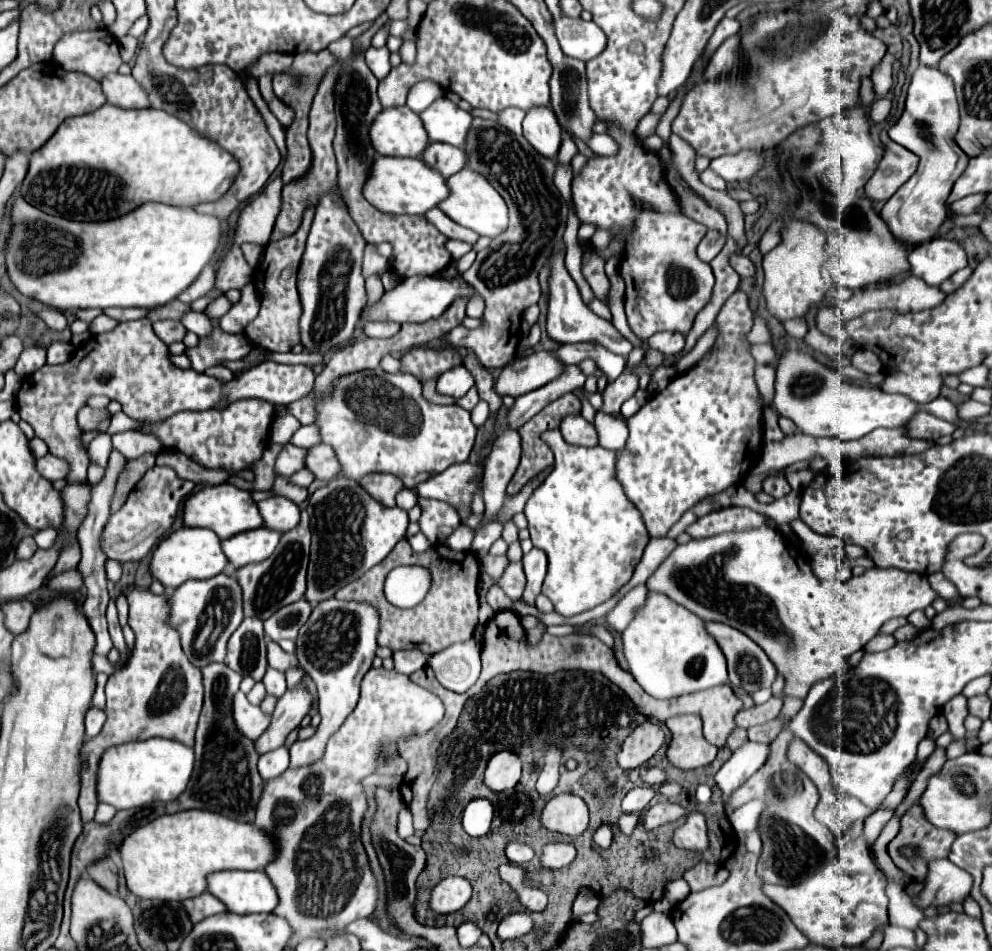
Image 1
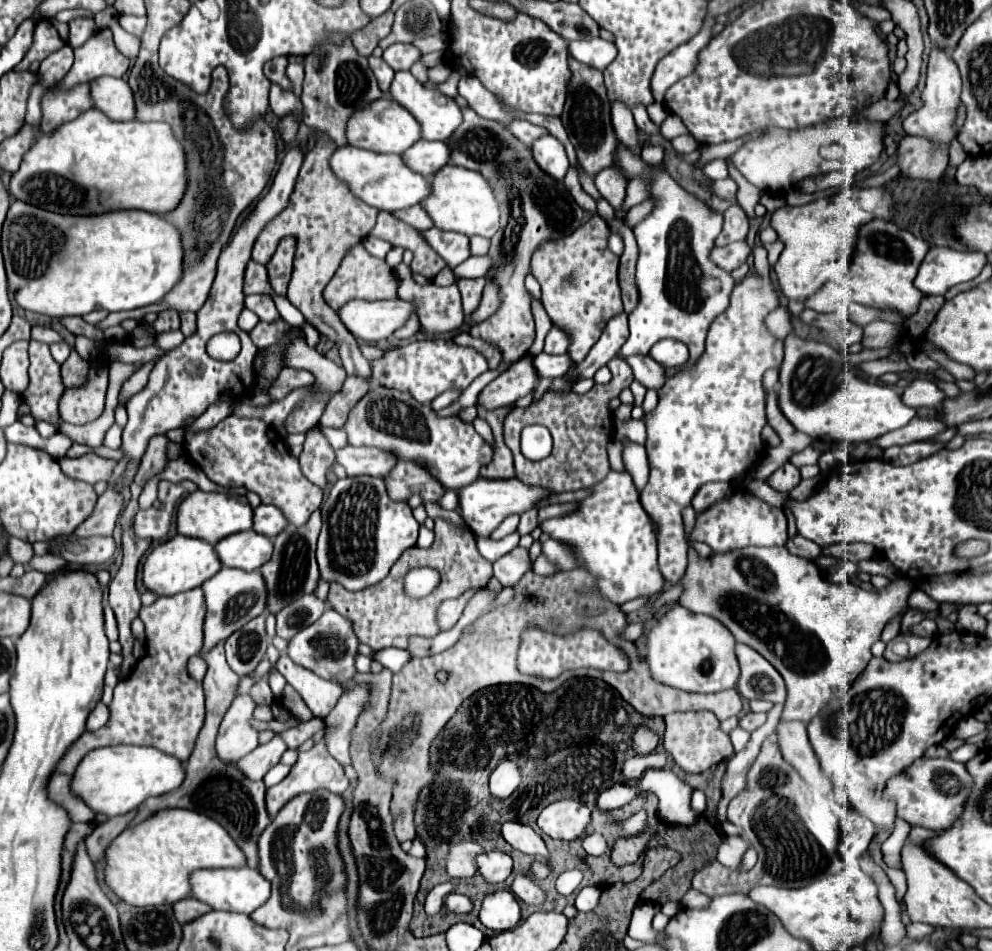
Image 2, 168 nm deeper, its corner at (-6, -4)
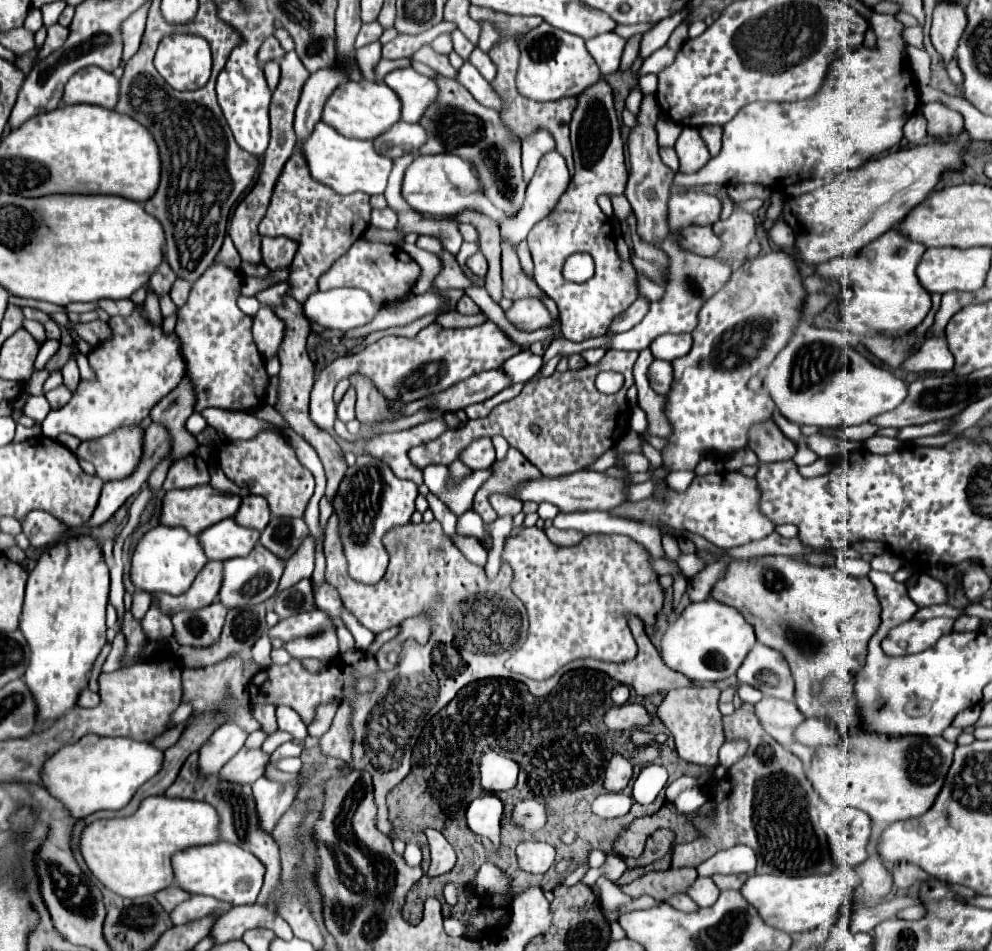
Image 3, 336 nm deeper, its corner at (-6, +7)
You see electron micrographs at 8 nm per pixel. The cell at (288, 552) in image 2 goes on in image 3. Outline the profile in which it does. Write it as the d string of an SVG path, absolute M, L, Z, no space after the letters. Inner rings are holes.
M274 516L266 526L266 530L262 530L260 544L280 560L290 560L306 536L308 526L304 518Z

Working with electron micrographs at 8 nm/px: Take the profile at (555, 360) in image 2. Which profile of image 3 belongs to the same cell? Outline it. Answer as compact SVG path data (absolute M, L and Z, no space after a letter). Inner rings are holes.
M522 350L516 356L512 356L510 360L506 360L506 364L502 364L502 370L510 376L510 380L516 382L528 382L544 364L544 356L536 356L530 350Z

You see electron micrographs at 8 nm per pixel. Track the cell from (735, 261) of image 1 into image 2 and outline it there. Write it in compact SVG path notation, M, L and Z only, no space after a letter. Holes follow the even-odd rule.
M736 241L726 247L712 247L710 251L712 263L722 267L724 271L734 271L742 263L746 263L748 255L750 255L750 247L746 245L746 241Z

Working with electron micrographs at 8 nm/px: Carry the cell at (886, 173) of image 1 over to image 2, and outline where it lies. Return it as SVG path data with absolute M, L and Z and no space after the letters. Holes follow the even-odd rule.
M906 135L898 147L896 165L908 177L938 181L948 167L948 145Z

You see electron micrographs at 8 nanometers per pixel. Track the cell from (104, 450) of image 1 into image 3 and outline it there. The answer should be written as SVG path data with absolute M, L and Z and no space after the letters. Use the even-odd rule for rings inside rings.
M136 306L132 316L114 316L110 318L110 328L112 328L112 338L100 346L96 346L90 354L90 366L96 372L96 382L80 382L76 392L78 396L74 396L64 408L60 410L52 410L46 420L42 422L42 434L46 438L56 438L58 434L66 432L80 438L81 441L94 440L100 436L106 436L110 432L114 432L116 428L124 428L124 426L138 426L150 412L150 408L154 404L158 404L164 396L168 396L178 382L182 380L184 374L184 360L180 354L180 344L176 334L166 336L162 332L162 328L154 328L150 326L144 318L142 318L142 306Z

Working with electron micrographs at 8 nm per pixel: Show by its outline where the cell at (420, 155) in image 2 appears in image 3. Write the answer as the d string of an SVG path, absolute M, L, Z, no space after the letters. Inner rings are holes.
M398 122L374 140L374 148L388 158L420 154L422 144L426 144L426 130L420 124L410 122Z

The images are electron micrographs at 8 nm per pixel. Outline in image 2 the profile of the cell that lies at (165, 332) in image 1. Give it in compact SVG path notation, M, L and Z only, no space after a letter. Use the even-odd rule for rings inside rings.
M170 309L170 311L160 311L158 319L154 321L154 329L158 333L162 331L172 331L172 329L180 329L180 319L178 319L178 311Z

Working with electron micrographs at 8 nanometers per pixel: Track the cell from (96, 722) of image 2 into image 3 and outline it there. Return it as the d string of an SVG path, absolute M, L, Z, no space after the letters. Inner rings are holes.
M84 690L78 698L78 706L82 708L94 708L100 704L100 696L96 692L90 692L90 690Z

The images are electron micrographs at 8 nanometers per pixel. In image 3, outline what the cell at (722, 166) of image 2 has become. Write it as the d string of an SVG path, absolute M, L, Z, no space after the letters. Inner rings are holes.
M704 126L700 128L700 134L710 150L712 156L716 156L720 152L720 138L722 138L722 128L720 126Z

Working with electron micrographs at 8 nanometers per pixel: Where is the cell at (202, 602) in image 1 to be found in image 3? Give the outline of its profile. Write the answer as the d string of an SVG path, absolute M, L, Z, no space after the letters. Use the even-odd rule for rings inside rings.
M260 544L244 558L226 560L224 562L224 578L222 578L222 586L218 592L218 602L224 604L228 610L266 602L270 596L274 596L278 582L280 582L280 576L284 572L284 566L286 566L284 560L278 560L274 554L270 554Z

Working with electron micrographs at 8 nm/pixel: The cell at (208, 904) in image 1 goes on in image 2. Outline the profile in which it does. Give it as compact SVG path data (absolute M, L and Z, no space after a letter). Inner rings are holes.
M188 897L188 899L180 899L178 903L174 903L172 909L174 909L174 917L178 919L178 923L190 923L192 919L208 913L210 905L198 903L198 899Z

